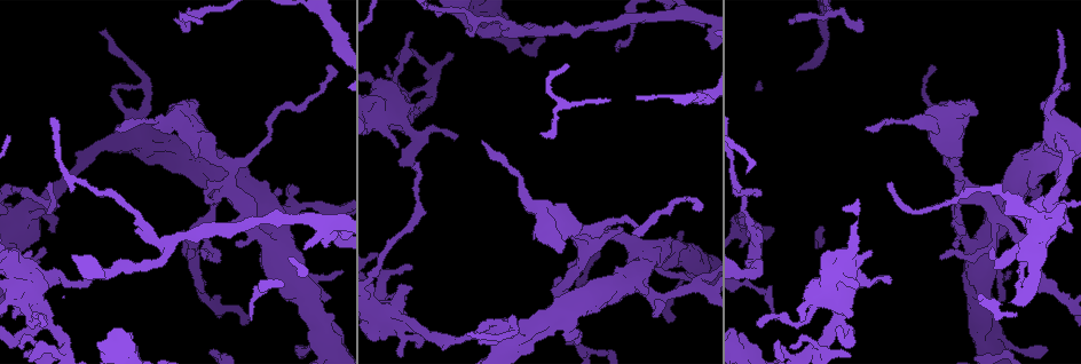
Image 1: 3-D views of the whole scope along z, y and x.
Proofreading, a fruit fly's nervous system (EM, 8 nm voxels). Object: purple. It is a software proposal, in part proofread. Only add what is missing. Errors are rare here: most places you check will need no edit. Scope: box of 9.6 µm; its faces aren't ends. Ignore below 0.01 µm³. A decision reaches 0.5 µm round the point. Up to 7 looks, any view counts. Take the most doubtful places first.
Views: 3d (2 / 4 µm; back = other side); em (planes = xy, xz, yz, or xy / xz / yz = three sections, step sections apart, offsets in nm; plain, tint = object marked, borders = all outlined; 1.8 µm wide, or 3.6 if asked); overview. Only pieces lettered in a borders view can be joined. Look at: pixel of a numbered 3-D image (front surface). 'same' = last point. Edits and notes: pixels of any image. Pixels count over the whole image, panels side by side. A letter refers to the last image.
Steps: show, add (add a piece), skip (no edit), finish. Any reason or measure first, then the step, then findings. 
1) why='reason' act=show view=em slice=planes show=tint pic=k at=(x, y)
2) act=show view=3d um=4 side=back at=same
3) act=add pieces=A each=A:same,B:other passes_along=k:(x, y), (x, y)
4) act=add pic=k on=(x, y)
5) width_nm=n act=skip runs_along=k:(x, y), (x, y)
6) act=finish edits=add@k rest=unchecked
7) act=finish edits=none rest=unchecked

why='three arms meet' act=show view=em um=3.6 slice=yz step=16 show=tint pic=1 at=(557, 225)

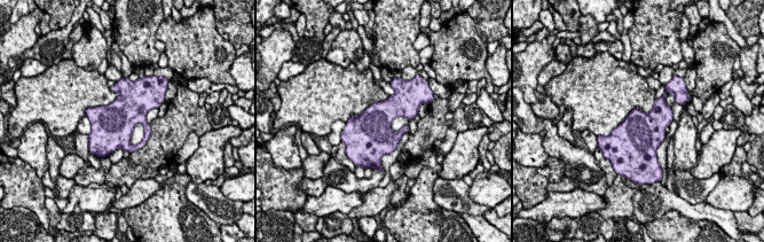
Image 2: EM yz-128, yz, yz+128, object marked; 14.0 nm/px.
act=show view=em um=3.6 slice=planes show=borders at=same

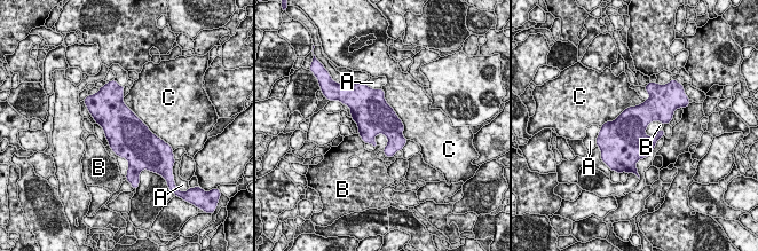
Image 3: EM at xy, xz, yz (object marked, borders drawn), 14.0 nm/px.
longest_contact=C:800nm act=skip each=A:other,B:other,C:other border=3:(653, 120), (658, 120), (663, 125) found='none of them fits'

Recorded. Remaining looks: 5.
why='two arms in line, one across' act=show view=em um=3.6 slice=planes show=tint pic=1 at=(401, 332)

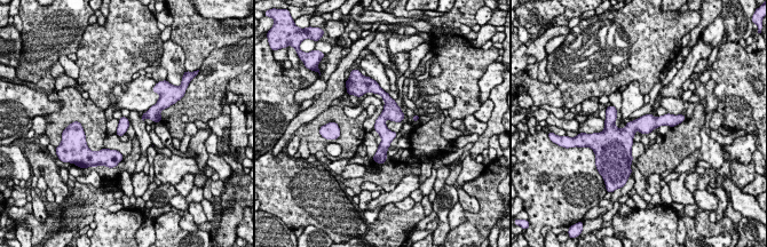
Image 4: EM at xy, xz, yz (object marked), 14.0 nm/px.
why='see the neighbours' act=show view=em um=3.6 slice=planes show=borders at=same

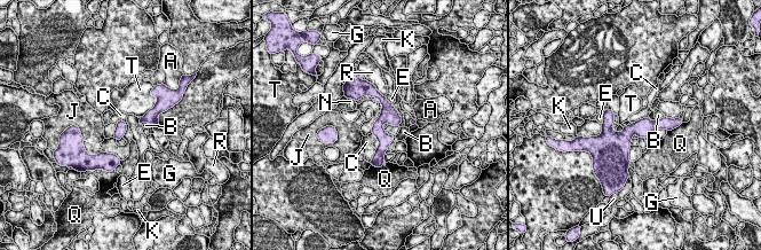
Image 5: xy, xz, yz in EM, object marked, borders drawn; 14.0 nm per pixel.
width_nm=160 act=skip each=A:other,B:other,C:other,E:other,G:other,J:other,K:other,N:other,Q:other,R:other,T:other,U:other border=5:(383, 129), (394, 137) found='no lettered piece goes on from it'

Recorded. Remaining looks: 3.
why='thin end' act=show view=em slice=yz step=4 show=tint pic=1 at=(941, 255)

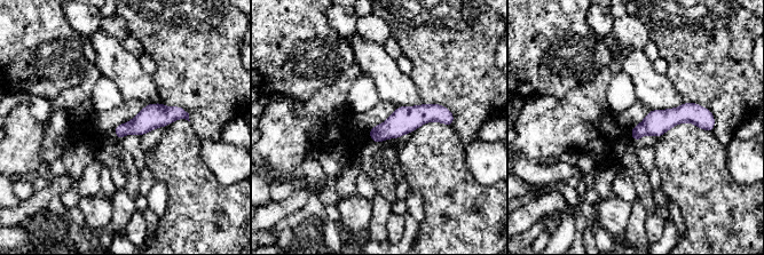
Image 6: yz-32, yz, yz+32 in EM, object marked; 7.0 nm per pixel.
why='another direction' act=show view=em slice=planes show=borders at=same

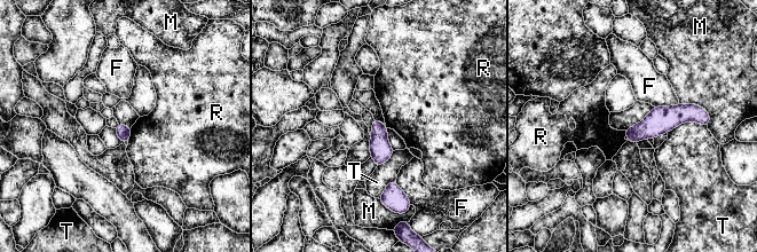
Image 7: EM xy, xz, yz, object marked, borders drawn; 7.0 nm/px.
width_nm=100 longest_contact=T:280nm act=skip each=F:other,M:other,R:other,T:other found='none of them fits'

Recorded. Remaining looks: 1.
act=finish edits=none rest=unchecked

